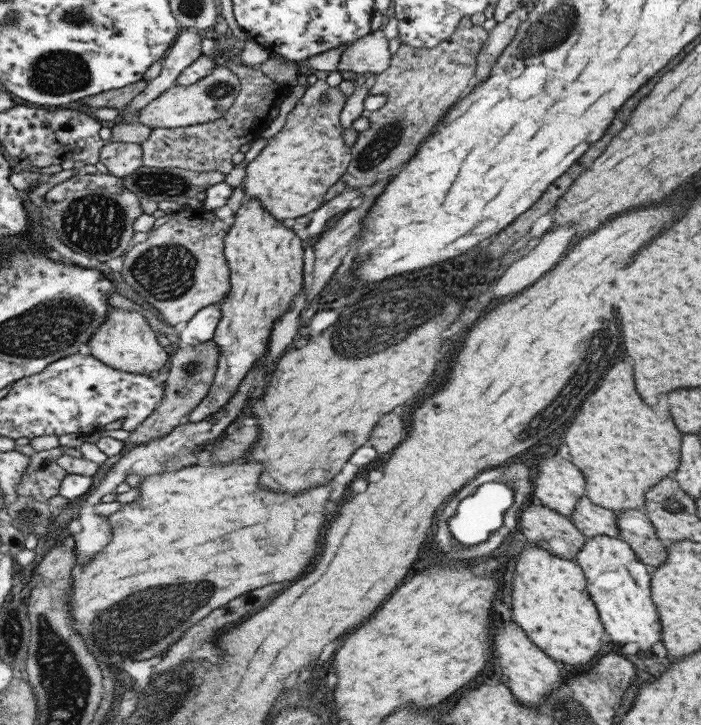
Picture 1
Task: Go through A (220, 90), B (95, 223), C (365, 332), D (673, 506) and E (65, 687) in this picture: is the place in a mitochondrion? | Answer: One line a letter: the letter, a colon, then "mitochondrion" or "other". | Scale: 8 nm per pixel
A: mitochondrion
B: mitochondrion
C: mitochondrion
D: mitochondrion
E: mitochondrion

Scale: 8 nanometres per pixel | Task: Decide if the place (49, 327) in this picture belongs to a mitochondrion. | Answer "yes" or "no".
yes

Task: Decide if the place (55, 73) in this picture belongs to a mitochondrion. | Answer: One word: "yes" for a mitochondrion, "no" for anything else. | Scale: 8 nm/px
yes

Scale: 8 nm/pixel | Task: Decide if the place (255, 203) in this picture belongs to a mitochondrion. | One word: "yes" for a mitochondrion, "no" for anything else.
no

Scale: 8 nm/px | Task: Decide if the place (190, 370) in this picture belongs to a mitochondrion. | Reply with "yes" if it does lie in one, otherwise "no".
yes

